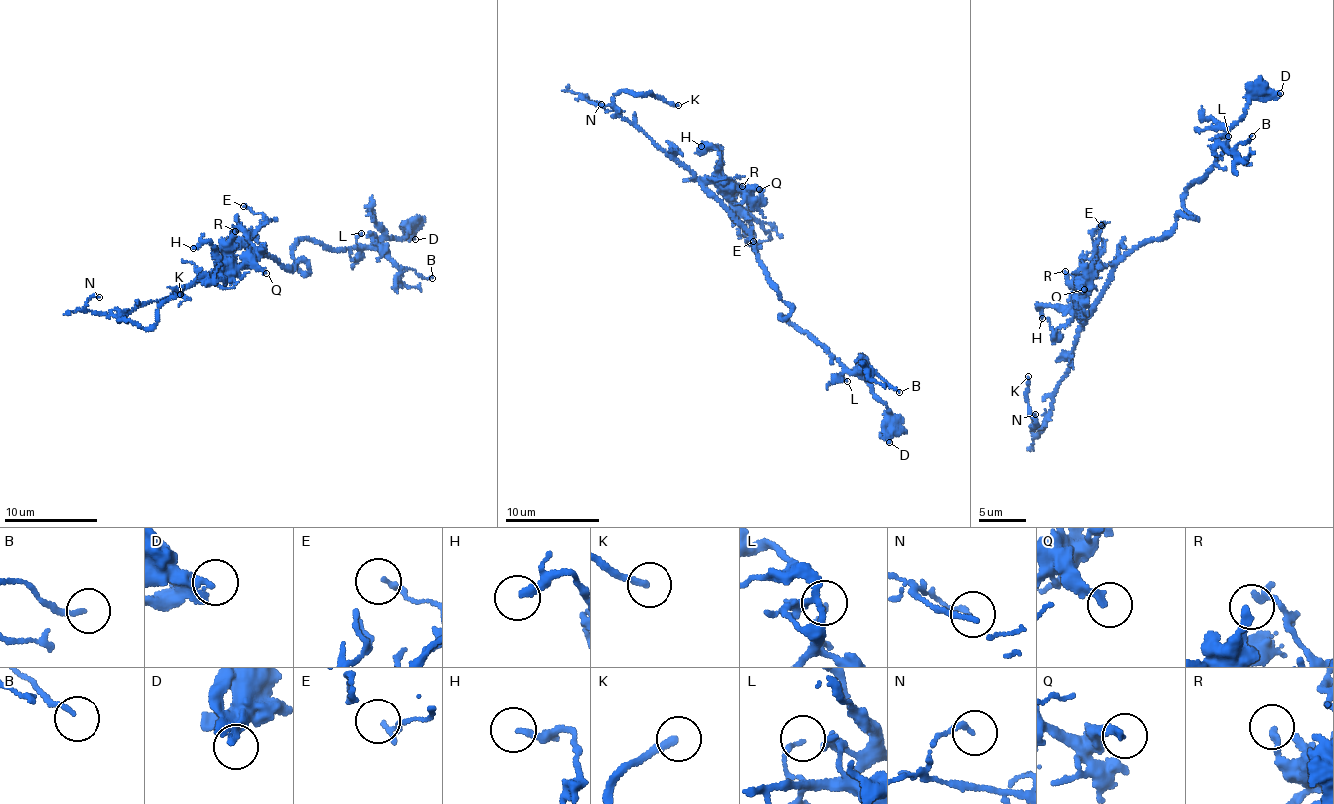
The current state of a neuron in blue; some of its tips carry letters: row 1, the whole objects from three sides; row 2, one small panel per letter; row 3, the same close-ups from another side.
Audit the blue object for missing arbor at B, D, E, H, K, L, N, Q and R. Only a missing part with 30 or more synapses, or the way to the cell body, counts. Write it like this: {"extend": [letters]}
{"extend": ["K"]}

